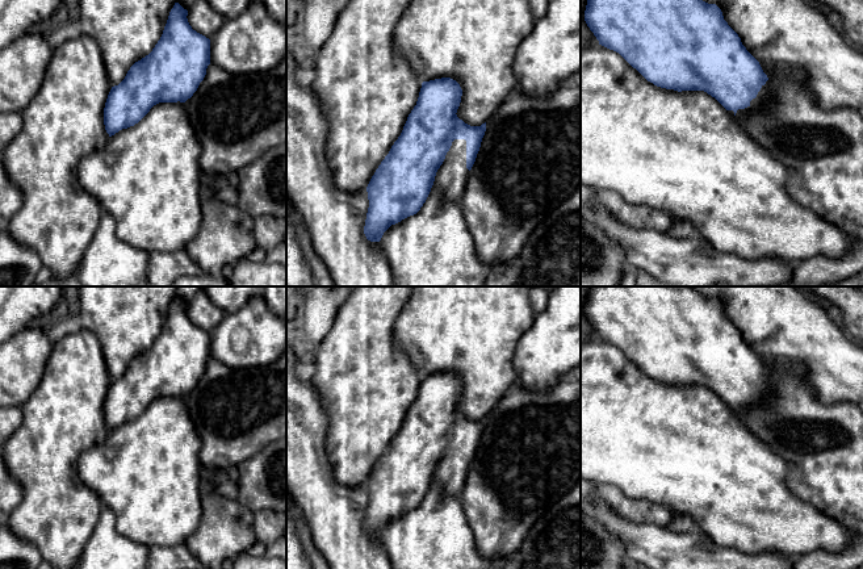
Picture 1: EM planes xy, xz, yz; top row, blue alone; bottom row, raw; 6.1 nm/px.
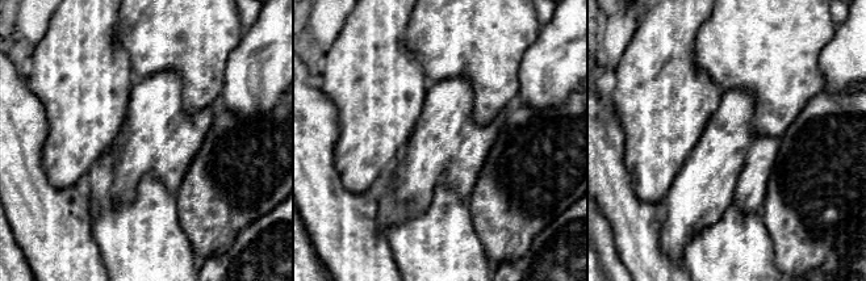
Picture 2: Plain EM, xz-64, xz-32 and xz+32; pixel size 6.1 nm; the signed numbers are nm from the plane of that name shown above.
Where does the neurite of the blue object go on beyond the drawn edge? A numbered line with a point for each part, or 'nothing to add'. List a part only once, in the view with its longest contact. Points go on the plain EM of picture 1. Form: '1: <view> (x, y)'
1: xz (451, 472)

